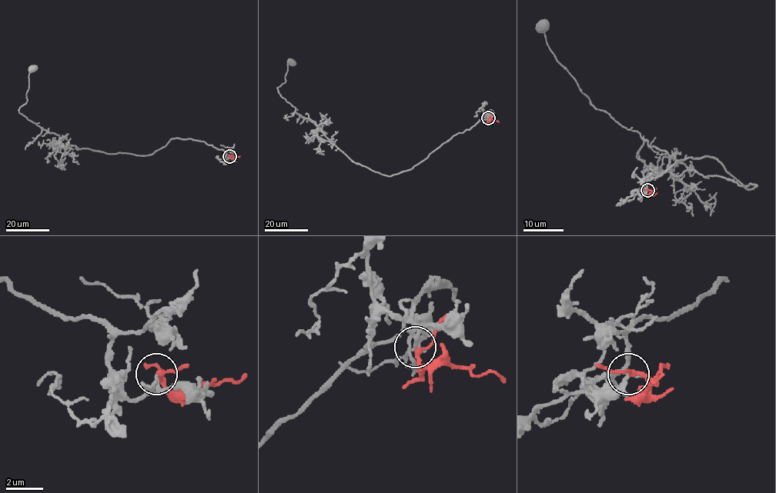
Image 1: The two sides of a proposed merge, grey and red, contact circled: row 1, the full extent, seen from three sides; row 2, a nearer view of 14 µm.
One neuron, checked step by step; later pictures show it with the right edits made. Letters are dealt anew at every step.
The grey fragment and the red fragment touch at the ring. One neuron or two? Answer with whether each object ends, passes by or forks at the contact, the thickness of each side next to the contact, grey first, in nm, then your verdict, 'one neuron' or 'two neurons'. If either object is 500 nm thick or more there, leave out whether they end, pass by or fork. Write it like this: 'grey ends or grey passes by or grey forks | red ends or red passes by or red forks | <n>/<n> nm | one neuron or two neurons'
grey ends | red passes by | 170/200 nm | one neuron

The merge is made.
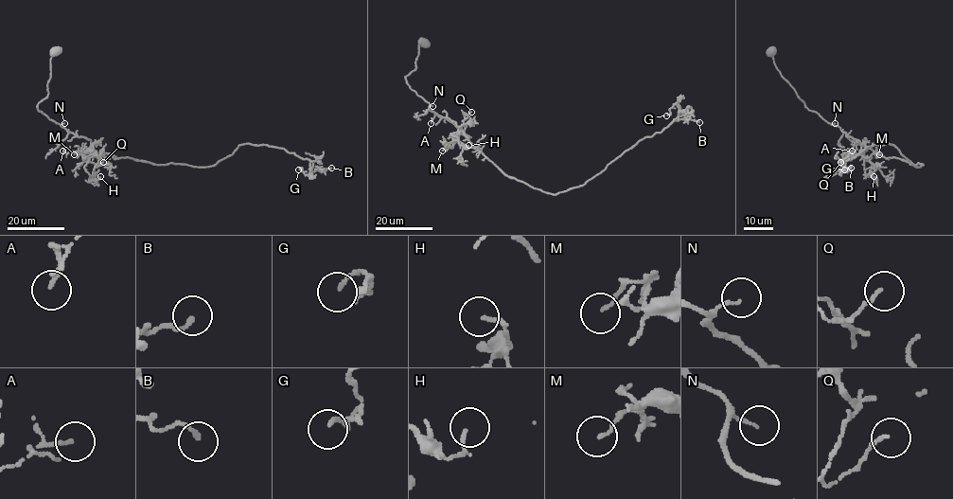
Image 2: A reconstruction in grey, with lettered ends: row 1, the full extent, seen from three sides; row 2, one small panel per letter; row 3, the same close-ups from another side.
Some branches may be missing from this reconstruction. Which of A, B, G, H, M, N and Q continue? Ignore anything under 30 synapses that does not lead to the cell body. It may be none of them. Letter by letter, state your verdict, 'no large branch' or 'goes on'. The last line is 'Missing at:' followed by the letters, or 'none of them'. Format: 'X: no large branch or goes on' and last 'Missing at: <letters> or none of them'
A: no large branch
B: no large branch
G: no large branch
H: no large branch
M: no large branch
N: no large branch
Q: no large branch
Missing at: none of them

